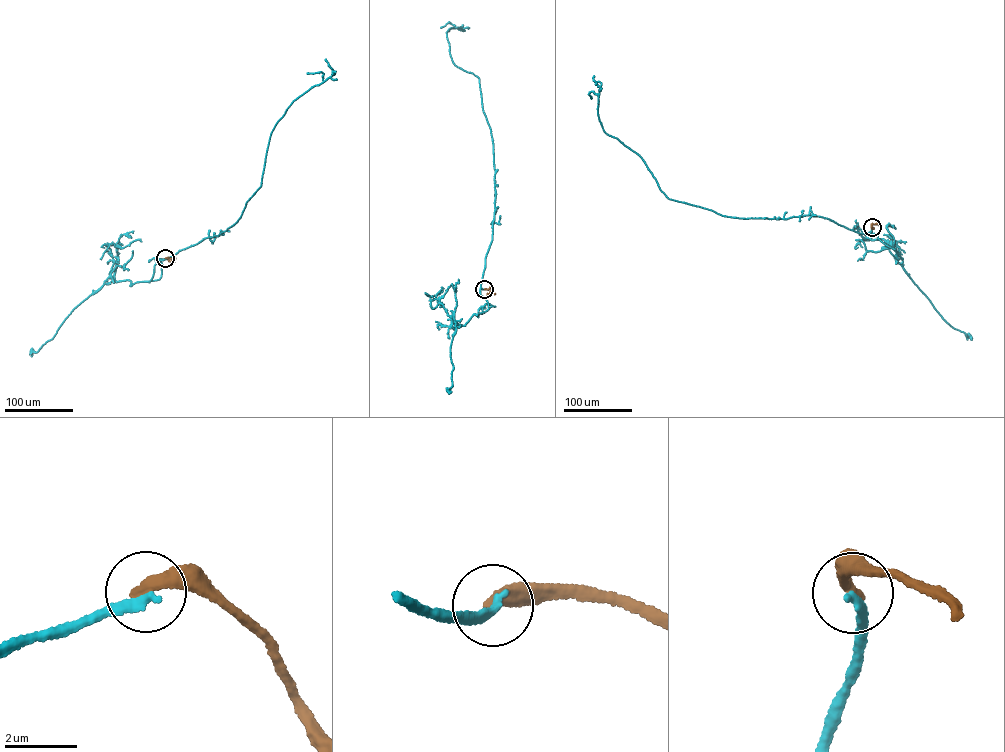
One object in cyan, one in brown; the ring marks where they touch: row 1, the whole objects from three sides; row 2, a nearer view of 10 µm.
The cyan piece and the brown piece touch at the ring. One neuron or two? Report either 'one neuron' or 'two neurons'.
two neurons

